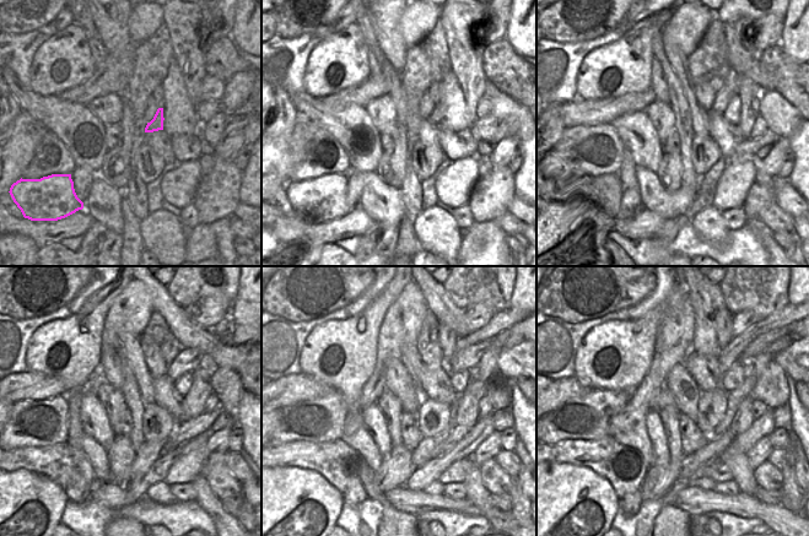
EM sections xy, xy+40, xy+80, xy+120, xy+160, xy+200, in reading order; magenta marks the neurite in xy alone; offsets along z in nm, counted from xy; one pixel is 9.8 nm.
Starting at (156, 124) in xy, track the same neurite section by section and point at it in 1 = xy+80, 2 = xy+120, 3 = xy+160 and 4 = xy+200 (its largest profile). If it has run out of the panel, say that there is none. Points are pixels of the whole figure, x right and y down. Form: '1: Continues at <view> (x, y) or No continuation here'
1: Continues at xy+80 (724, 95)
2: Continues at xy+120 (188, 359)
3: Continues at xy+160 (465, 358)
4: Continues at xy+200 (759, 344).

